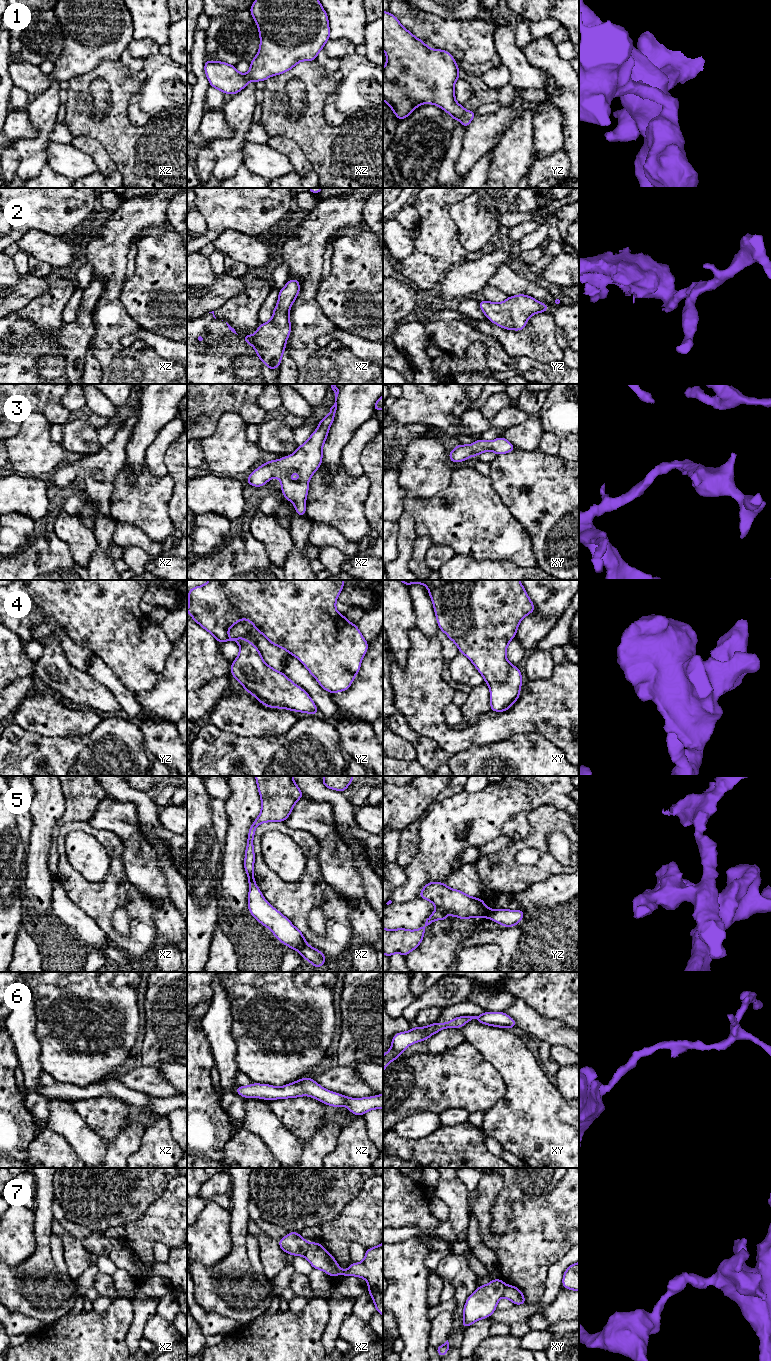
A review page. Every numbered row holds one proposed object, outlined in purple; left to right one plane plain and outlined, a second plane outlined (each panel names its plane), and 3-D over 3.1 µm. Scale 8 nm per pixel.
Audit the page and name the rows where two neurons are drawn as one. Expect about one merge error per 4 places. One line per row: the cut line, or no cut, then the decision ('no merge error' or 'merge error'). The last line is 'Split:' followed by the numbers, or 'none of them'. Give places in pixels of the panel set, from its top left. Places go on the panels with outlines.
1: no cut | no merge error
2: no cut | no merge error
3: no cut | no merge error
4: no cut | no merge error
5: no cut | no merge error
6: no cut | no merge error
7: xz (309, 1243), (308, 1249), (303, 1255) | merge error
Split: 7

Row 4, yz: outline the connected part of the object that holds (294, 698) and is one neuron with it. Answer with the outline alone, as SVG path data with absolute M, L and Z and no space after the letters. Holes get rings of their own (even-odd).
M209 580L202 586L188 590L187 613L202 628L211 633L219 643L234 641L240 645L236 659L231 663L231 674L261 704L270 708L283 708L311 715L320 714L309 694L291 681L283 672L271 668L264 662L257 646L245 637L231 638L228 630L242 619L247 619L272 645L283 648L295 656L331 694L346 691L360 670L361 662L368 650L356 624L338 613L336 601L344 587L344 580Z

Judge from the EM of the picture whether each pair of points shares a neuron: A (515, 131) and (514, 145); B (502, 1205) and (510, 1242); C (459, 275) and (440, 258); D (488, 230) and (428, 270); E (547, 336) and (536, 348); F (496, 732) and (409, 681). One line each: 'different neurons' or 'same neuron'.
A: same neuron
B: different neurons
C: different neurons
D: different neurons
E: same neuron
F: same neuron

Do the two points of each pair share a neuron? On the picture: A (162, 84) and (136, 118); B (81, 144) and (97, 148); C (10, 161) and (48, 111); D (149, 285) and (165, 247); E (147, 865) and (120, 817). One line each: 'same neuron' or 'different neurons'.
A: same neuron
B: same neuron
C: different neurons
D: same neuron
E: different neurons

